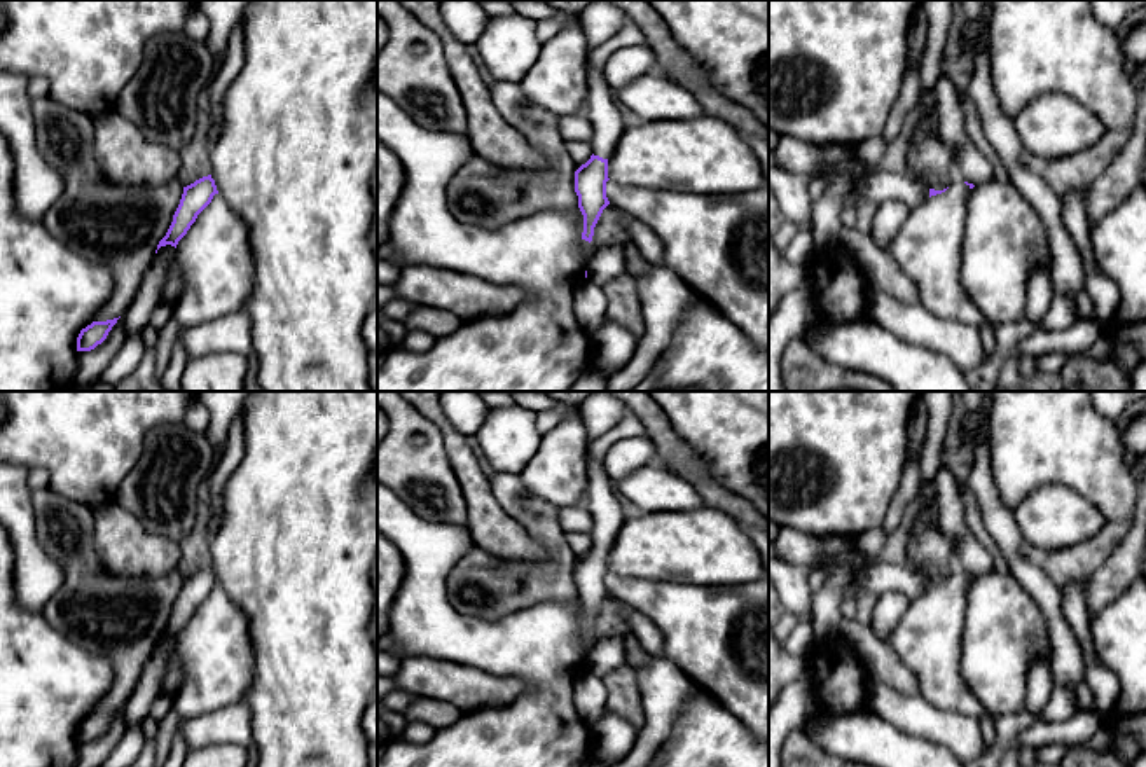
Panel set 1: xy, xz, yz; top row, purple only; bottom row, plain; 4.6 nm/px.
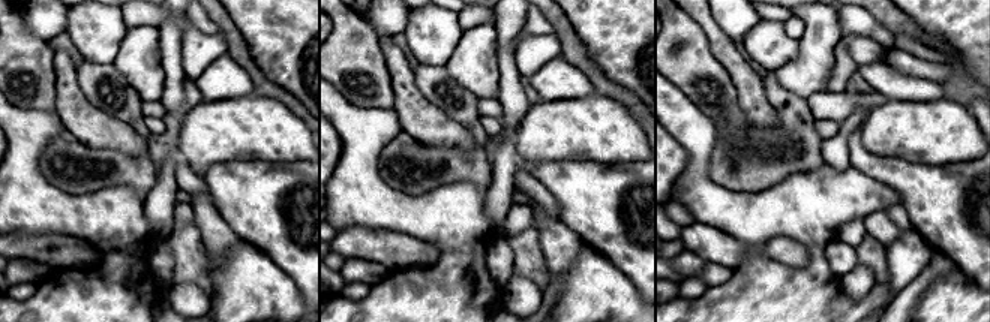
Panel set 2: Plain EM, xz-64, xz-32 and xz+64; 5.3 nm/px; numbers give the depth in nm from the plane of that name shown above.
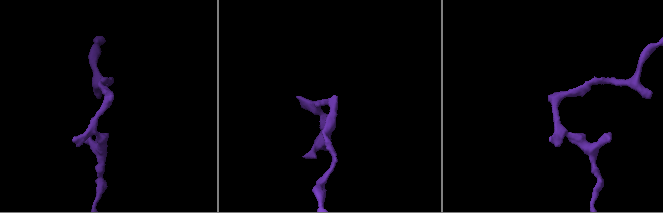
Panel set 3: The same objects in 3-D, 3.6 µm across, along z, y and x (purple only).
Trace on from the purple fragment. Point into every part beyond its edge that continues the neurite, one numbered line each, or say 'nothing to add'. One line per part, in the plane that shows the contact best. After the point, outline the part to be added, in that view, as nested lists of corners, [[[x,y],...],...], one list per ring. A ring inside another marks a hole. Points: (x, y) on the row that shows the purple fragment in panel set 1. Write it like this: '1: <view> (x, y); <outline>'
1: xz (601, 109); [[[590,72],[587,80],[589,98],[585,103],[585,114],[594,128],[594,136],[590,140],[592,154],[610,159],[627,126],[617,108],[615,93],[606,79]]]

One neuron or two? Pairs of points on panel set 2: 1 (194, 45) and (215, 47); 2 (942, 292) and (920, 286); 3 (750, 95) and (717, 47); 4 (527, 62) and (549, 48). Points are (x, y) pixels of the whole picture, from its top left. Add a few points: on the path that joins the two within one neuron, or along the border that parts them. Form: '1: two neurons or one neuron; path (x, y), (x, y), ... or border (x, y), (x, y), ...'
1: one neuron; path (198, 47), (210, 47)
2: two neurons; border (959, 271), (938, 277), (914, 306)
3: one neuron; path (749, 83), (729, 59)
4: one neuron; path (533, 56), (543, 48)

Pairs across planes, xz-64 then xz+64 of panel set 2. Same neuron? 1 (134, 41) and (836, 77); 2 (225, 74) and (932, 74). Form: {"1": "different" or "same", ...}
{"1": "different", "2": "different"}

